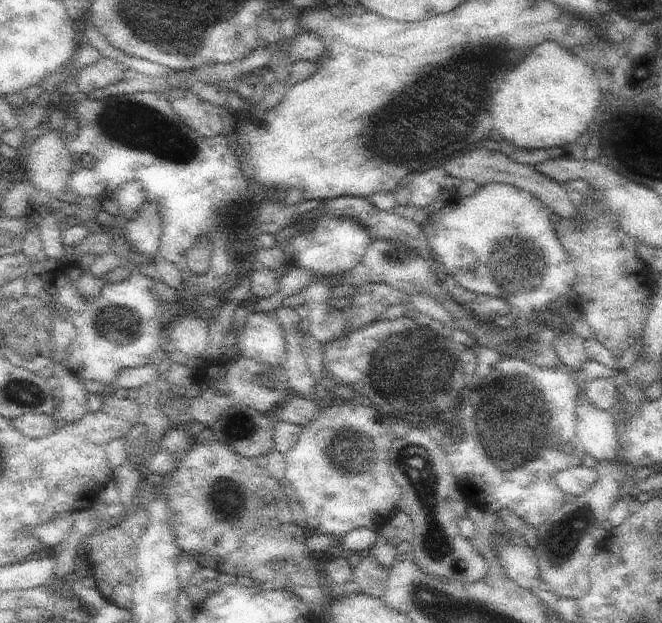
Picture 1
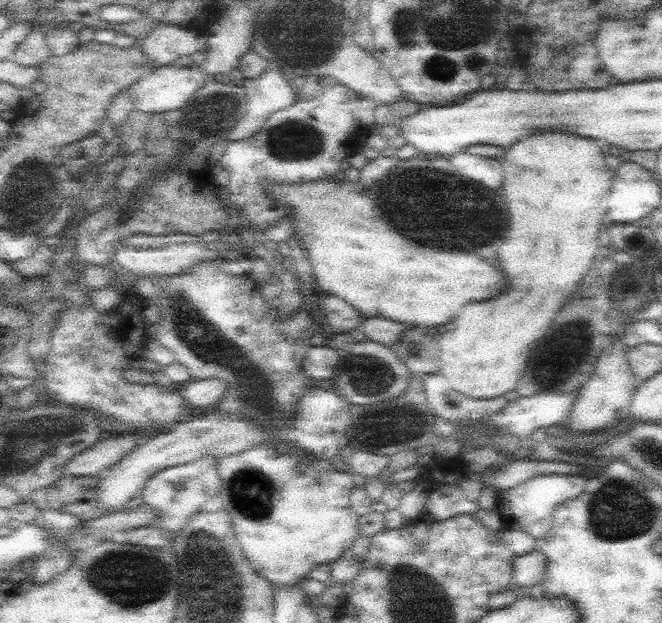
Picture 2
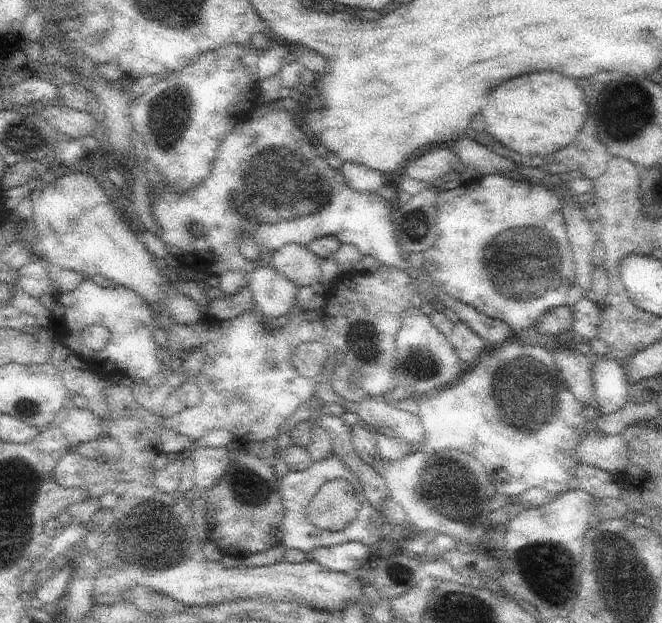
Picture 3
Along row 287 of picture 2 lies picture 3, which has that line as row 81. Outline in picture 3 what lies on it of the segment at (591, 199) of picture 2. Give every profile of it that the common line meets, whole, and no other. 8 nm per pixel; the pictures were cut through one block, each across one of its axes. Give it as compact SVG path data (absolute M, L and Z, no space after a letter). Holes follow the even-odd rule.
M545 70L499 84L481 110L485 132L519 156L547 156L567 148L587 122L587 104L575 78Z

